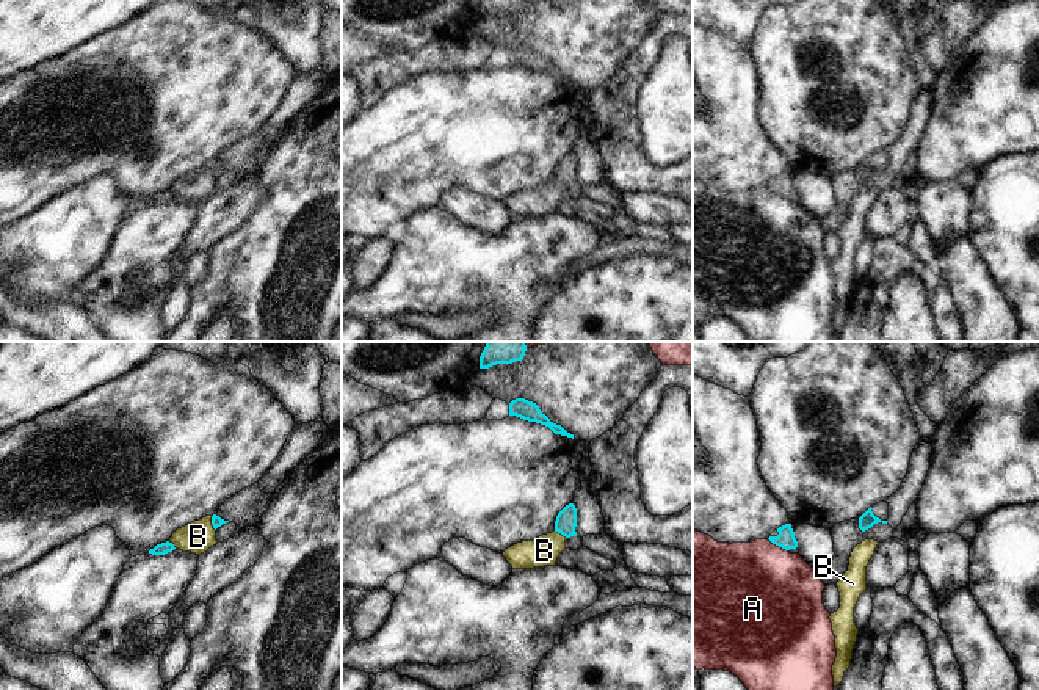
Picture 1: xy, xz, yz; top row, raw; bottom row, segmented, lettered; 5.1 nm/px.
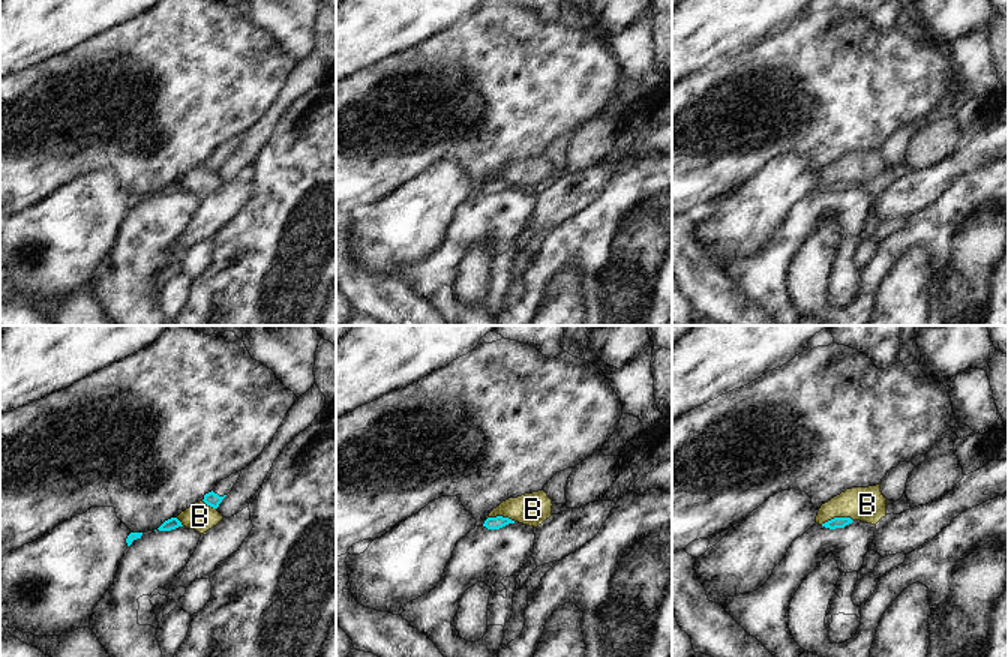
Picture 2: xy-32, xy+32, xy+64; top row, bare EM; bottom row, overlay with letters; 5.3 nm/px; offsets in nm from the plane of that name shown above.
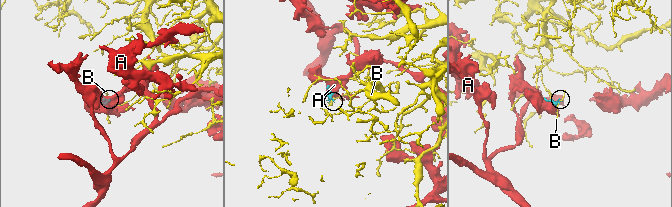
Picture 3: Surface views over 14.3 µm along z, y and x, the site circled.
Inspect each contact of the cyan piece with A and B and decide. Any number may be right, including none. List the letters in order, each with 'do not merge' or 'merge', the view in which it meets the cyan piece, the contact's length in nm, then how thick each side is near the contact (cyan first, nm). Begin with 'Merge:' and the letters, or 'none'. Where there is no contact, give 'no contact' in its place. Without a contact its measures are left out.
Merge: none
A: do not merge | yz | 120 nm | 90/480 nm
B: do not merge | xz | 80 nm | 110/160 nm

